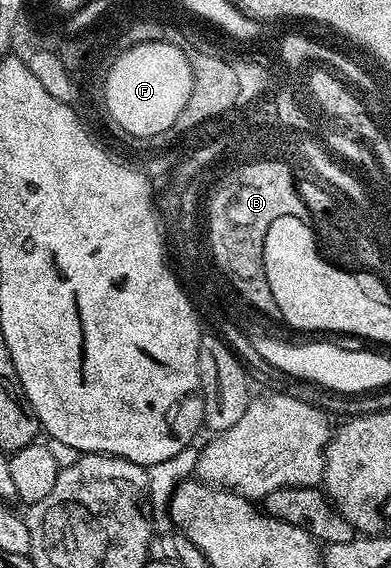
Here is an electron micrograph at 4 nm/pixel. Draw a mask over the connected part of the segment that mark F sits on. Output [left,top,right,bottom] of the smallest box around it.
[104,43,193,140]

